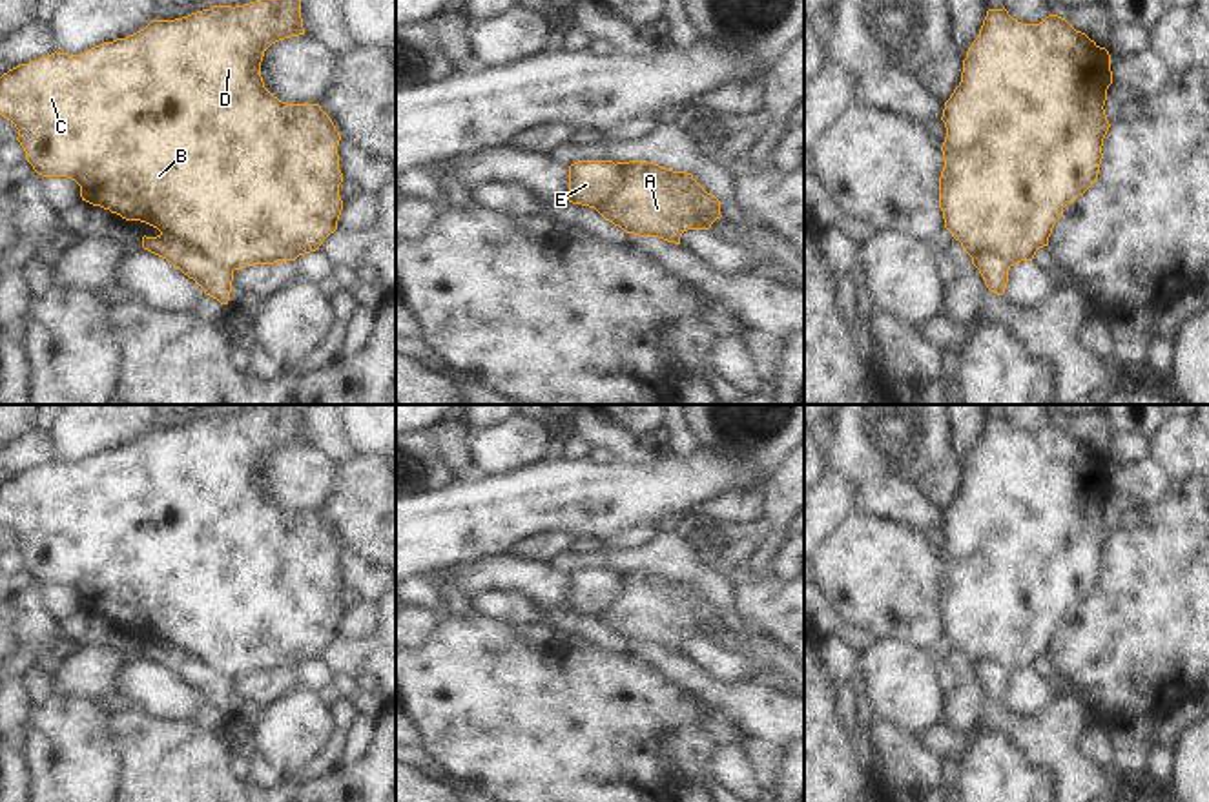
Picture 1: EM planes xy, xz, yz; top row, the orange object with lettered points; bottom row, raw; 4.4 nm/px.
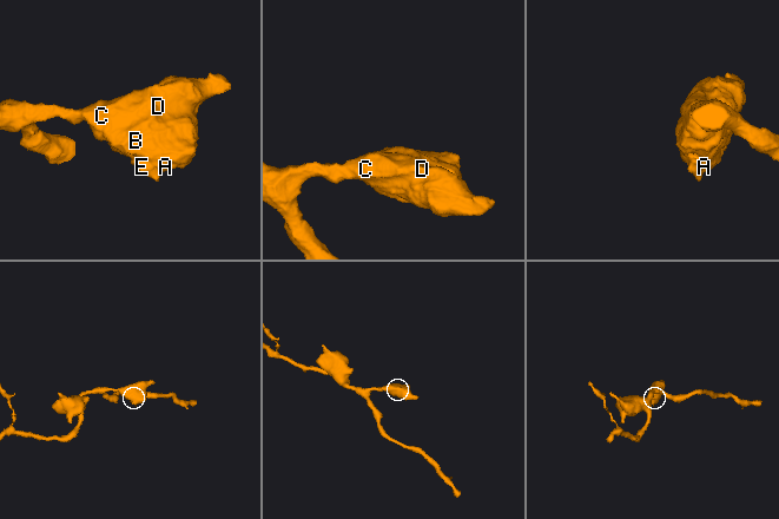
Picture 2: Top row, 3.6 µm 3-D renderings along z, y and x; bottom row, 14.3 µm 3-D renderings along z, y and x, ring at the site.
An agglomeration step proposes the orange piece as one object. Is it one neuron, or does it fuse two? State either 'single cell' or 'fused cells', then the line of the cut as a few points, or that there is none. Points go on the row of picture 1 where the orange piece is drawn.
fused cells; cut xy (161, 234), (196, 246), (232, 272)

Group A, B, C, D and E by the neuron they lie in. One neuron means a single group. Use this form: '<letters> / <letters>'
A B C D / E

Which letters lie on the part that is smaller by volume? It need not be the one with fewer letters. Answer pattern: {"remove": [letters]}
{"remove": ["E"]}

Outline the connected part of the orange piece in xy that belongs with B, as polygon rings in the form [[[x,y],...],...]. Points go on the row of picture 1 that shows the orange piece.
[[[255,0],[244,5],[212,5],[175,20],[151,20],[144,29],[113,42],[104,42],[80,55],[51,53],[29,64],[20,64],[0,77],[0,115],[18,129],[16,140],[27,162],[42,177],[67,177],[80,186],[82,200],[109,210],[126,221],[146,222],[170,239],[182,241],[228,270],[253,264],[295,261],[319,250],[323,241],[337,230],[343,210],[339,184],[337,146],[341,140],[332,118],[319,104],[288,104],[274,97],[263,82],[261,62],[264,51],[284,38],[305,35],[301,0]]]

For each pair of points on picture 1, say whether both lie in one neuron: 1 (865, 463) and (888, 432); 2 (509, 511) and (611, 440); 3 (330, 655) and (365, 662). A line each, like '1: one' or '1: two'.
1: one
2: two
3: one

